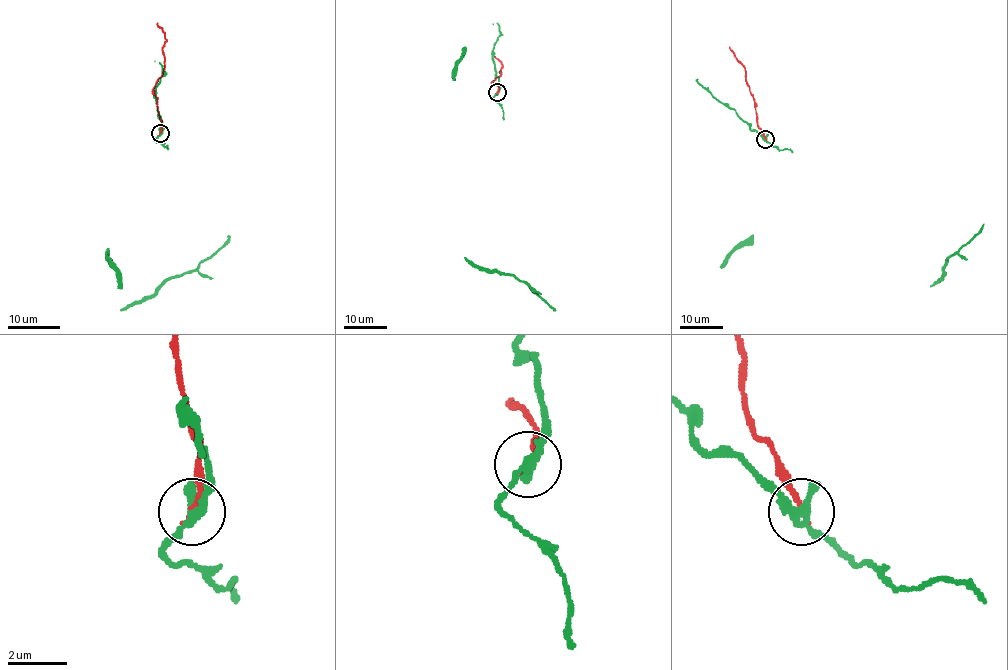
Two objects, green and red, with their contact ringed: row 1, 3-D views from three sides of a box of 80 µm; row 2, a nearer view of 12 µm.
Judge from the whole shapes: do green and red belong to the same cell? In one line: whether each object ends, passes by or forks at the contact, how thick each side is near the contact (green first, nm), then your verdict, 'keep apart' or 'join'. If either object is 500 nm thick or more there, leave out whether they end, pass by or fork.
green passes by | red ends | 320/170 nm | keep apart

